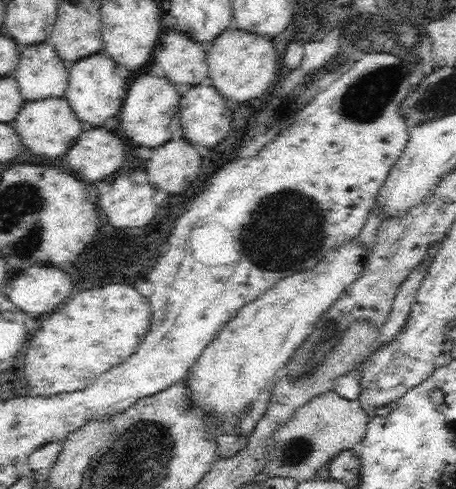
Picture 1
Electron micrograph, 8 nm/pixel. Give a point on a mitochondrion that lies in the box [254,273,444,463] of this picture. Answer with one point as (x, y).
(313, 353)

